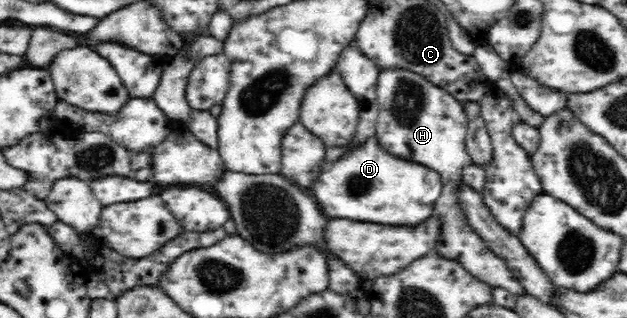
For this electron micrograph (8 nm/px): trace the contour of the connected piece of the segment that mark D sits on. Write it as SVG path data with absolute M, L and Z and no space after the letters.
M369 137L353 152L336 160L331 170L323 170L313 186L313 196L327 216L349 218L375 224L413 224L417 228L433 216L434 204L442 196L442 176L427 165L402 160L379 145L377 137Z

